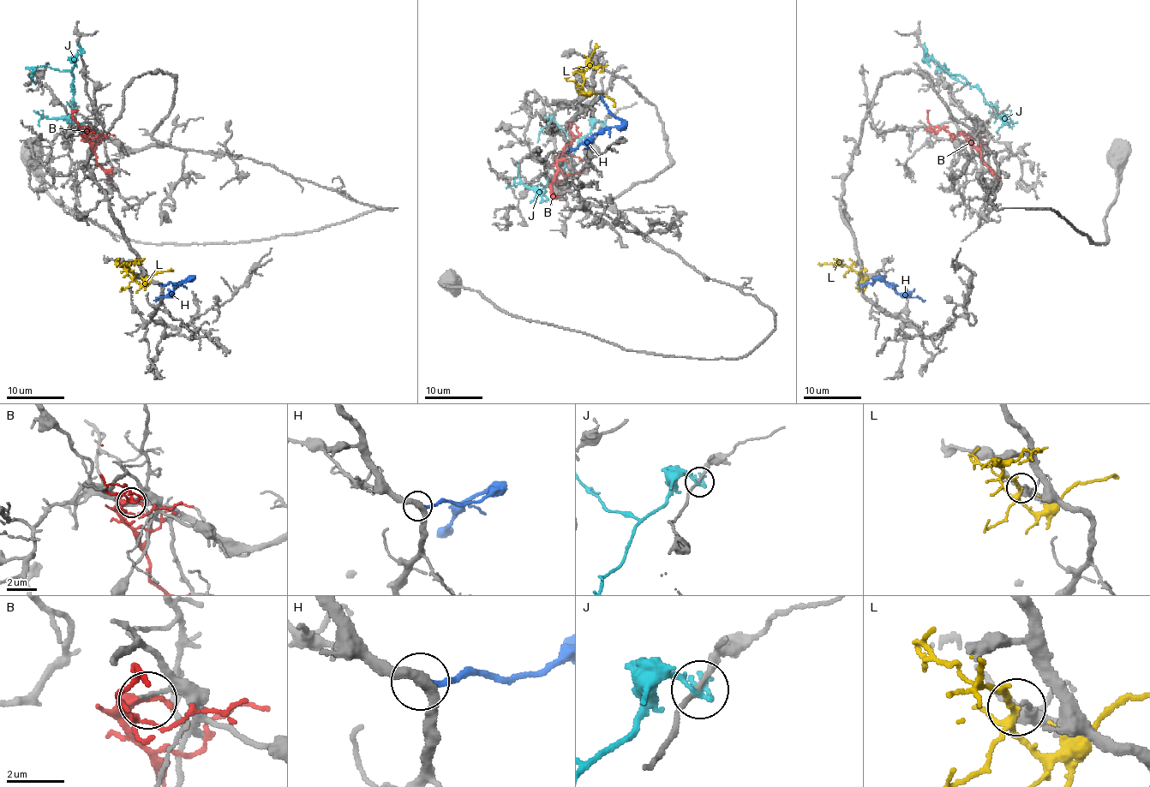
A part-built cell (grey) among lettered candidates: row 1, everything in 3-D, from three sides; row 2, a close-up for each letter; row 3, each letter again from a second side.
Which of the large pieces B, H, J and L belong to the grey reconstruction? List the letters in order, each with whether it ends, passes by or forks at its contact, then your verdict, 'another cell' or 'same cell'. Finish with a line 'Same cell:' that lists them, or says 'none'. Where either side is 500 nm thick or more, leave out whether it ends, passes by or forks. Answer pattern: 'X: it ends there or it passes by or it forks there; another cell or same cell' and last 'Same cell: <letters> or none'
B: it passes by; another cell
H: it ends there; another cell
J: it forks there; another cell
L: it forks there; another cell
Same cell: none

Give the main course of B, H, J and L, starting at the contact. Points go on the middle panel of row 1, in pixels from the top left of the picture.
B: (564, 160), (556, 165), (554, 180), (551, 184), (550, 205)
H: (600, 97), (612, 114), (620, 120), (621, 124), (602, 128), (565, 152)
J: (603, 124), (594, 124), (553, 182), (547, 187), (528, 188), (517, 164)
L: (582, 89), (606, 95), (614, 106)

